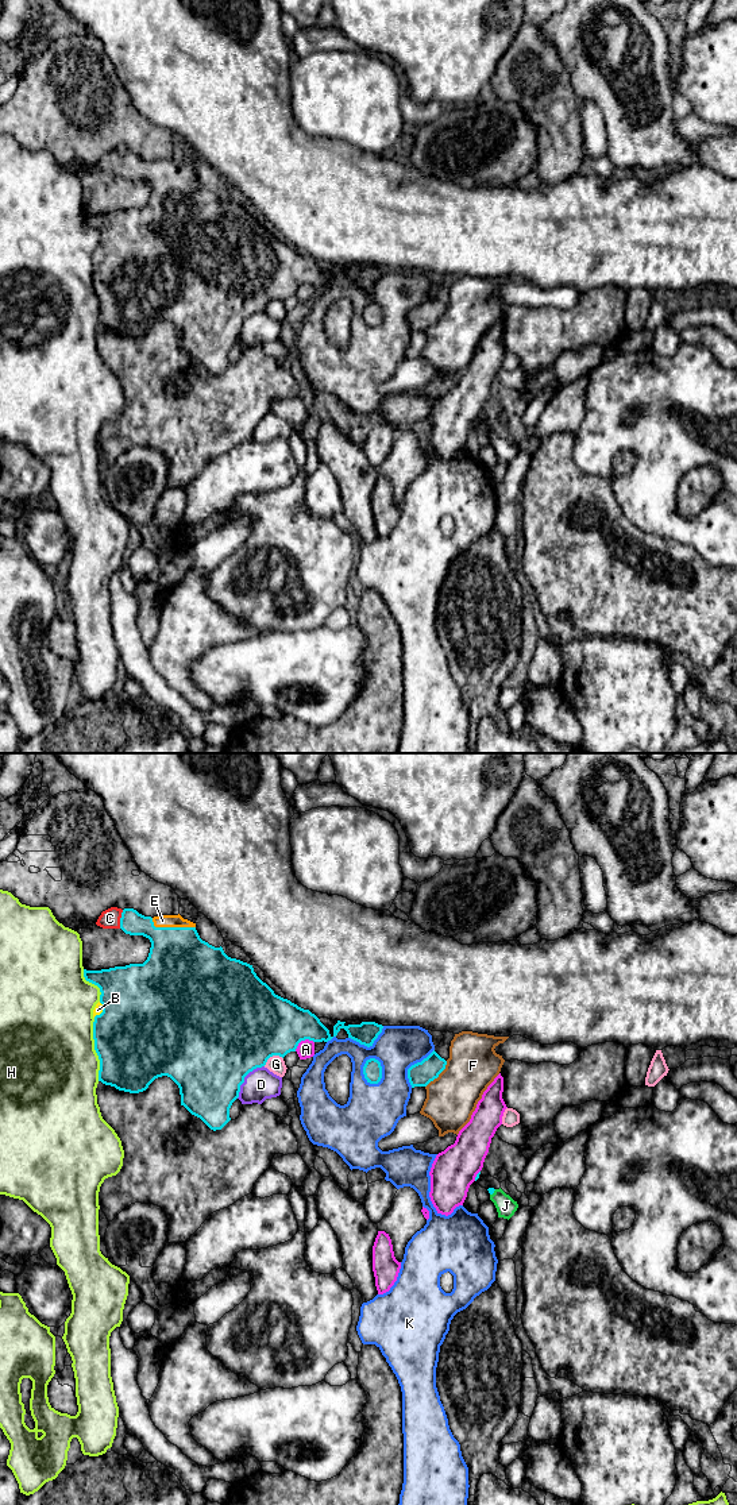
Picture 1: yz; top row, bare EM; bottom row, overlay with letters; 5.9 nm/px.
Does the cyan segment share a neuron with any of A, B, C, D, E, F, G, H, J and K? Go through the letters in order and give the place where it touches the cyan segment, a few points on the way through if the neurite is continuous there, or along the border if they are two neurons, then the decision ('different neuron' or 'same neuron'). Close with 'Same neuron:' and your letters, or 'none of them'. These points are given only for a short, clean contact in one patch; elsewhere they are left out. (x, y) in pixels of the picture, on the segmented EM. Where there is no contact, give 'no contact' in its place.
A: contact yz (303, 1040); different neuron
B: contact yz (103, 1011); way yz (145, 1015), (115, 1015), (103, 1011), (97, 1010); same neuron
C: contact yz (120, 919); same neuron
D: contact yz (243, 1079); different neuron
E: contact yz (172, 927); way yz (181, 968), (172, 927), (162, 921); same neuron
F: contact yz (439, 1073); different neuron
G: contact yz (271, 1056); different neuron
H: contact yz (95, 1049); different neuron
J: contact yz (493, 1192); way yz (490, 1189), (493, 1192), (505, 1206); same neuron
K: contact yz (381, 1069); different neuron
Same neuron: B, C, E, J

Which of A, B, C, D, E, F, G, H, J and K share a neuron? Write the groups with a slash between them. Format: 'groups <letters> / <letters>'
groups A / B C E J / D / F / G / H / K

